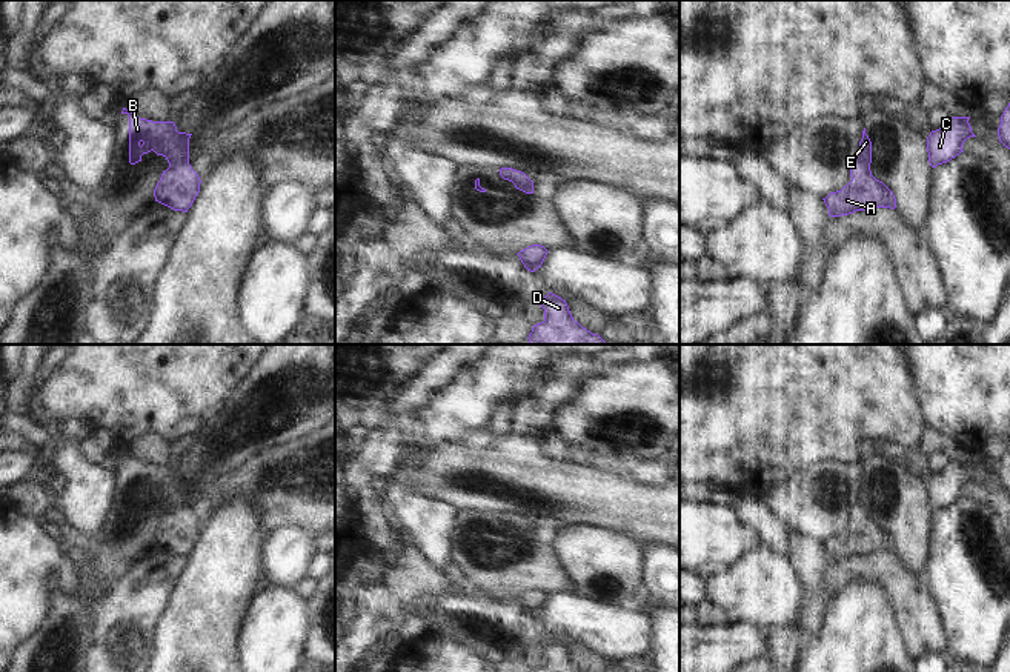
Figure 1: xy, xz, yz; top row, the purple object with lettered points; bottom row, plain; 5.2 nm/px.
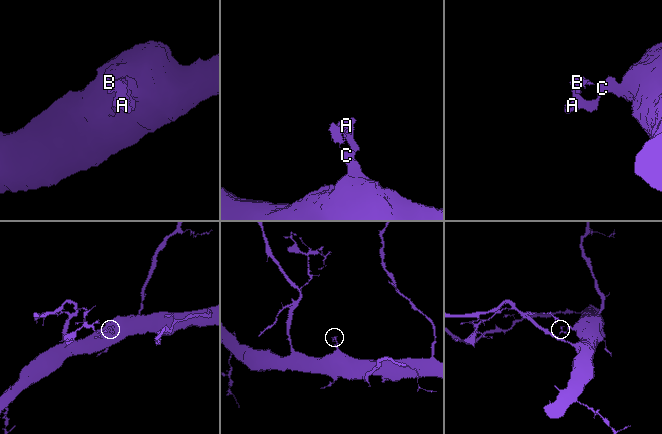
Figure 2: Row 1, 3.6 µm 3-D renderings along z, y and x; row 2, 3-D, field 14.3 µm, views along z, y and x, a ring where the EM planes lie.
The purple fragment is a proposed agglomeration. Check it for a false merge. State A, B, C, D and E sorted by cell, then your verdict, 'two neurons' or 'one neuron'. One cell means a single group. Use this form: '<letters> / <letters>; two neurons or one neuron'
A C D / B E; two neurons

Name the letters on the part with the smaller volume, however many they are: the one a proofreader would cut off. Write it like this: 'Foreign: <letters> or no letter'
Foreign: B, E.

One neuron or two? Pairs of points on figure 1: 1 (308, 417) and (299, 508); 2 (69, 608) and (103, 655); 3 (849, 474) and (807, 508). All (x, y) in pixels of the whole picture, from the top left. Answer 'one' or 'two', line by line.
1: two
2: two
3: one

